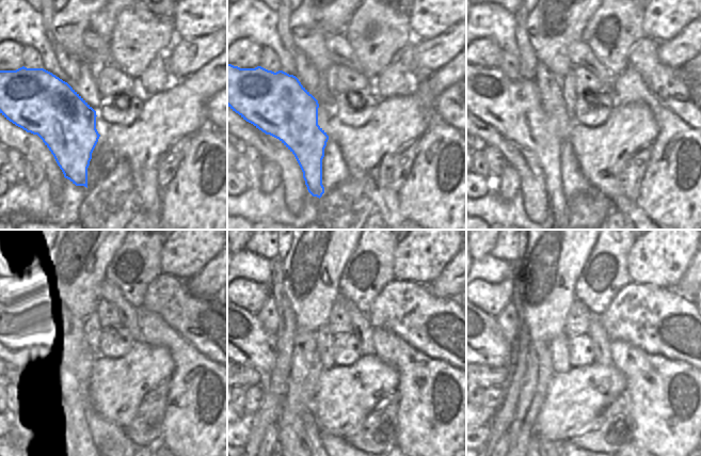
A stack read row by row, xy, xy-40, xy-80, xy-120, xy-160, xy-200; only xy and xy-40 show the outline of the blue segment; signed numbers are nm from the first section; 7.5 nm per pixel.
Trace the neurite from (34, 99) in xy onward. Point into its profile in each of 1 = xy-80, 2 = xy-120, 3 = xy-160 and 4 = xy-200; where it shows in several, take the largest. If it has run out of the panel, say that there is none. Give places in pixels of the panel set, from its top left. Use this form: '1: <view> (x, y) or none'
1: xy-80 (513, 107)
2: xy-120 (10, 337)
3: xy-160 (249, 344)
4: xy-200 (488, 347)

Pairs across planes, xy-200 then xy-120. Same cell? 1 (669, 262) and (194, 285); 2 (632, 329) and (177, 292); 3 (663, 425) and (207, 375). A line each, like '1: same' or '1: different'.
1: different
2: same
3: same

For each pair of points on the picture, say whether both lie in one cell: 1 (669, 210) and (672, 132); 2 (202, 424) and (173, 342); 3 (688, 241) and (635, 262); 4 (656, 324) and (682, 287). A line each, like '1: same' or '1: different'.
1: same
2: same
3: same
4: different

